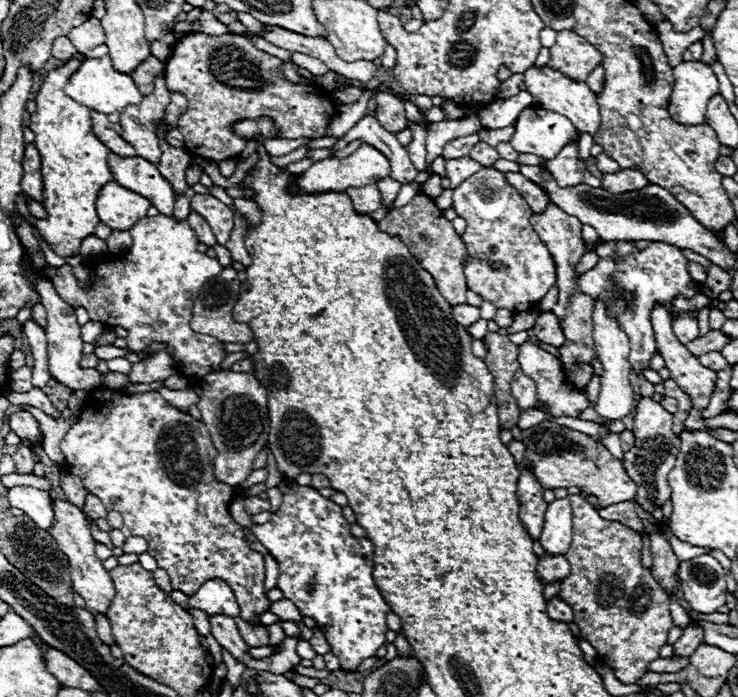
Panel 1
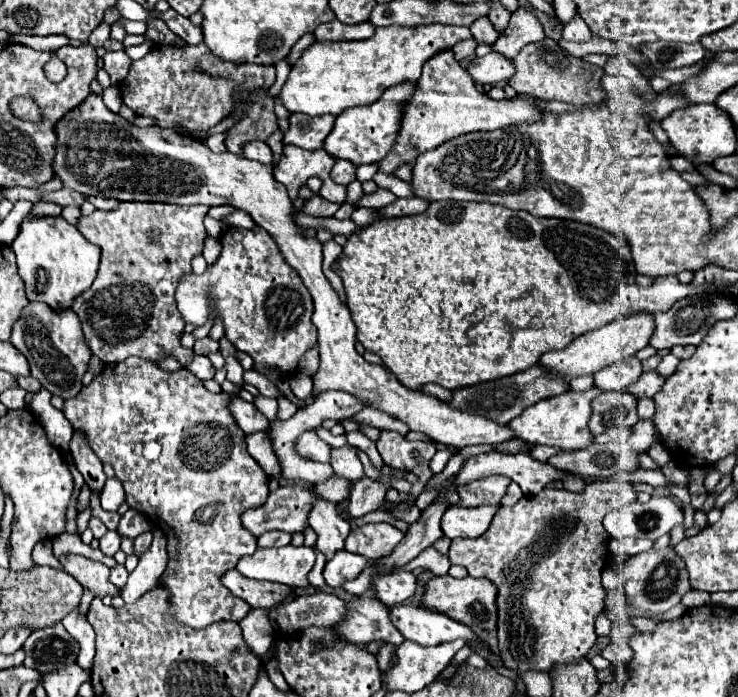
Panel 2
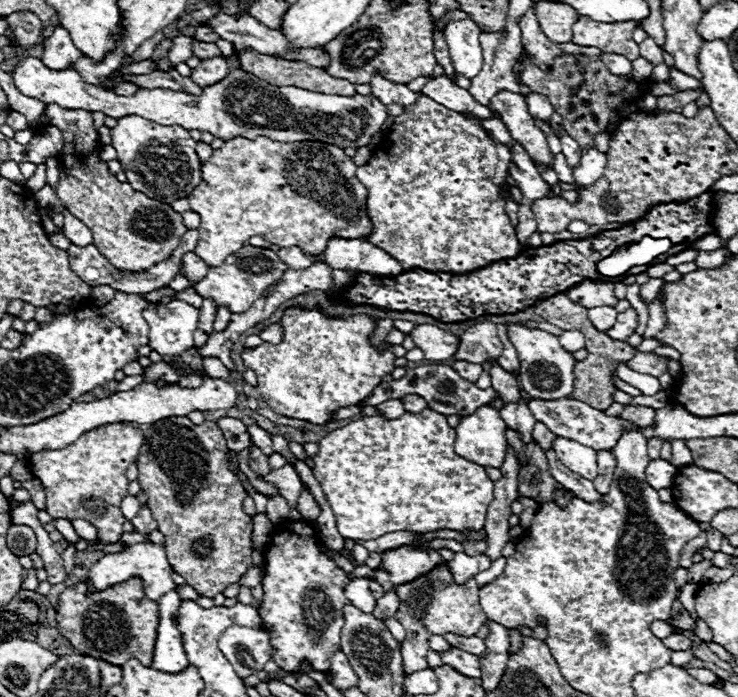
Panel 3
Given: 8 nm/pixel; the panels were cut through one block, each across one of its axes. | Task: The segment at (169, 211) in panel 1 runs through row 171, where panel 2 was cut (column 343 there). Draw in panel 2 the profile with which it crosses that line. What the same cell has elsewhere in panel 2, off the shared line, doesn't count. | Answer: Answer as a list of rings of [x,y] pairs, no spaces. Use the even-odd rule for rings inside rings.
[[[400,82],[398,86],[390,86],[388,90],[384,90],[384,94],[376,102],[368,106],[354,106],[344,110],[336,118],[334,130],[326,138],[326,146],[324,146],[326,152],[332,154],[334,158],[350,160],[356,166],[380,162],[390,152],[390,148],[398,138],[404,108],[414,92],[416,92],[416,82]]]

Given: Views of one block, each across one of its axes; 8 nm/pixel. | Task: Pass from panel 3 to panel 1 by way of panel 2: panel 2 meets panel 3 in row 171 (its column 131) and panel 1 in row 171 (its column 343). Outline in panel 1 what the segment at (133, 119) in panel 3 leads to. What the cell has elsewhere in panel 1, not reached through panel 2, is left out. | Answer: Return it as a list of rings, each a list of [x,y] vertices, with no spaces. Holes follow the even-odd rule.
[[[362,144],[354,154],[346,158],[326,158],[314,162],[306,172],[294,176],[290,188],[298,194],[314,194],[314,192],[346,192],[346,188],[362,188],[366,184],[376,184],[378,180],[390,176],[390,164],[384,154],[380,154],[370,144]]]

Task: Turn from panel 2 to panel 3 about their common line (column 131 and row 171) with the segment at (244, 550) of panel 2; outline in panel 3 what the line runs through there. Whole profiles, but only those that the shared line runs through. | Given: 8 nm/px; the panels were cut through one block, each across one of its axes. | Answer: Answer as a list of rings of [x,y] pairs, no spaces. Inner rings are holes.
[[[420,96],[416,104],[406,106],[404,114],[394,120],[394,128],[386,134],[378,154],[374,150],[368,164],[360,166],[356,172],[368,188],[366,206],[372,220],[372,234],[368,240],[384,252],[390,252],[390,256],[394,256],[404,270],[422,268],[426,272],[466,274],[504,258],[516,258],[520,244],[506,216],[504,198],[498,194],[500,184],[506,182],[508,164],[512,158],[510,148],[492,142],[476,120],[448,110],[426,96]]]

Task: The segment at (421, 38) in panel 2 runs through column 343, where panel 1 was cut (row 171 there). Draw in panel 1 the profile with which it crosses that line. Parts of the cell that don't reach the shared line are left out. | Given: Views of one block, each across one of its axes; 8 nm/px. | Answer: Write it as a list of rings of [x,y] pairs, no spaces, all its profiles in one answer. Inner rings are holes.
[[[70,58],[64,66],[46,74],[36,96],[36,112],[30,122],[30,130],[36,134],[34,146],[42,156],[44,208],[48,212],[46,220],[36,220],[36,228],[50,248],[62,258],[78,256],[80,242],[94,234],[94,228],[100,222],[96,214],[98,192],[102,184],[114,180],[108,166],[110,150],[94,136],[90,110],[64,94],[66,82],[80,68],[80,64],[80,58]]]

